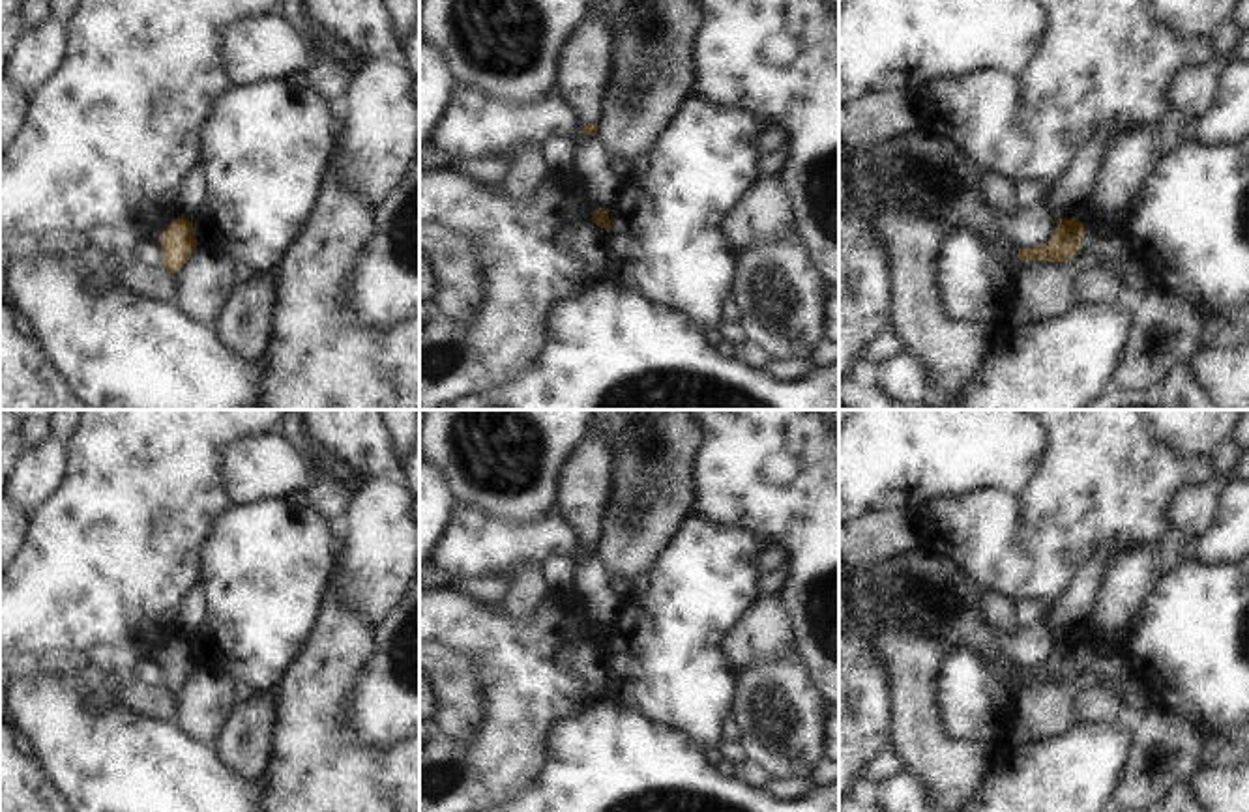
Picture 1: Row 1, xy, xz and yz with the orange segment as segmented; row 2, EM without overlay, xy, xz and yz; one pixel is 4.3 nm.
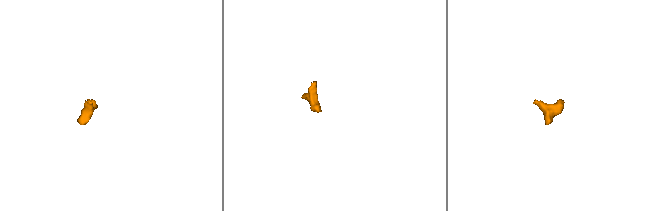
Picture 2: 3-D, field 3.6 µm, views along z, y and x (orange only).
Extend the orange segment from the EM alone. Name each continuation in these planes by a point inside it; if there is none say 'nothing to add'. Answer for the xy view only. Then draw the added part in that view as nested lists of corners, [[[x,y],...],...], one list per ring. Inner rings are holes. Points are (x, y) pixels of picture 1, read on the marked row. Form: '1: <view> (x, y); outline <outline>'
nothing to add

